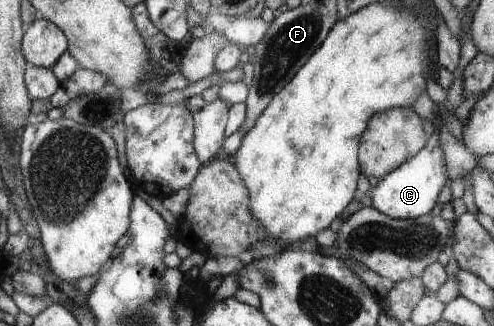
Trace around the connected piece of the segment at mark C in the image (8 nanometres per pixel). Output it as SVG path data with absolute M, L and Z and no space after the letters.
M439 130L429 134L428 143L415 156L404 161L399 168L394 169L383 177L377 185L367 193L371 199L371 207L395 219L415 219L428 214L431 207L435 207L435 197L439 195L441 187L445 185L445 163L439 145Z

